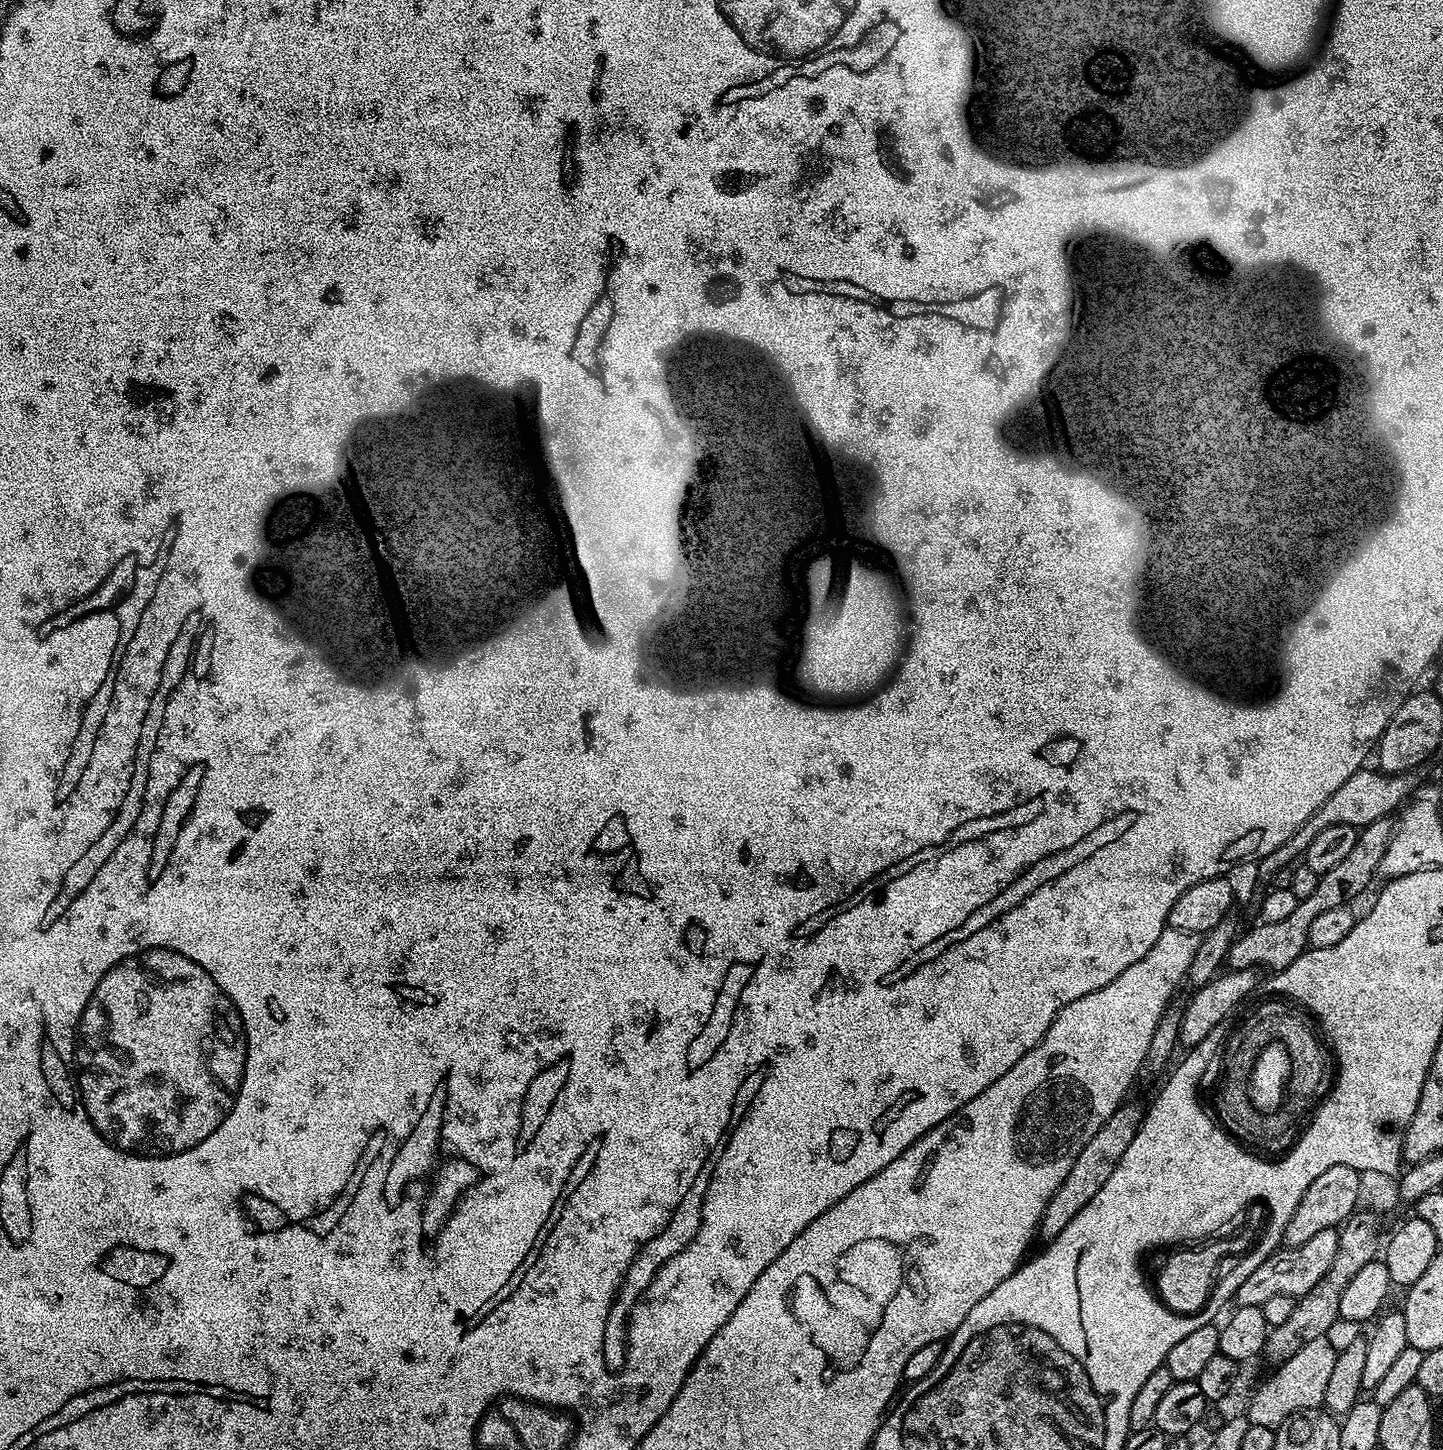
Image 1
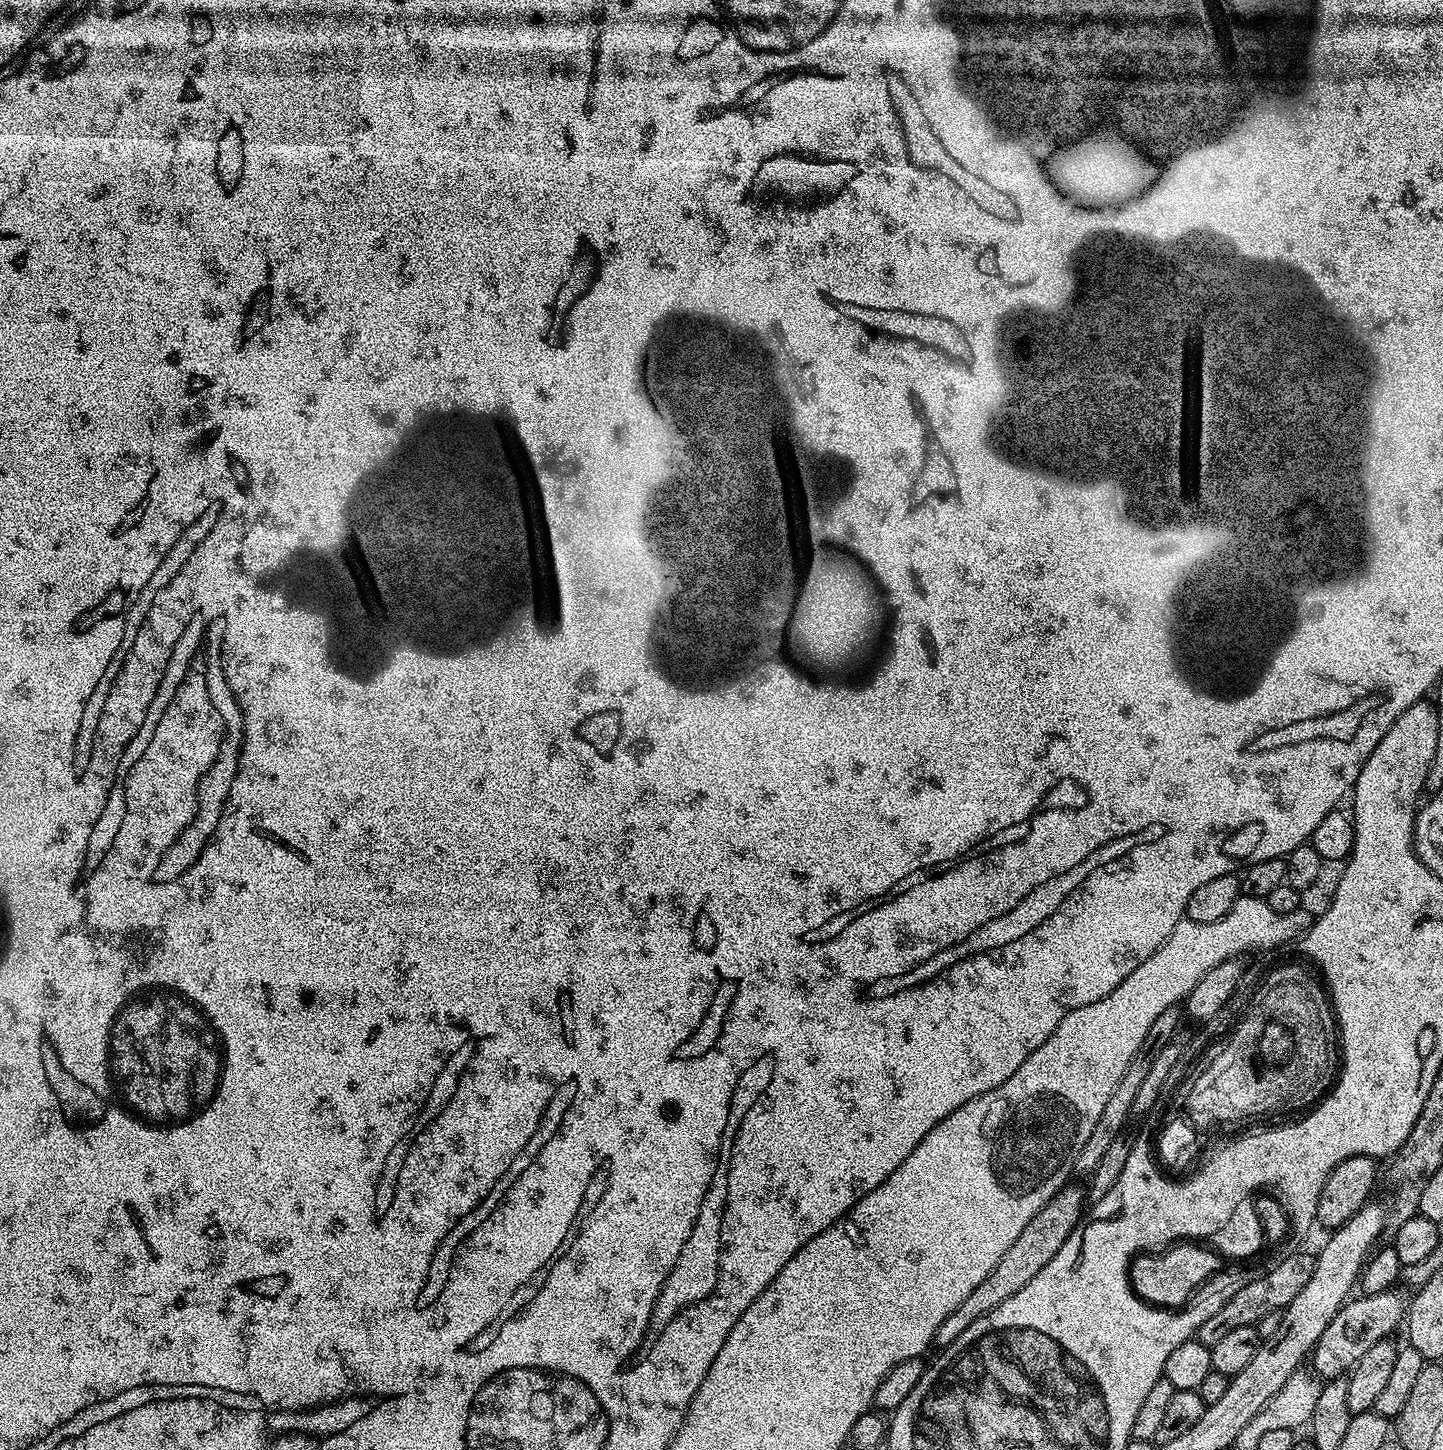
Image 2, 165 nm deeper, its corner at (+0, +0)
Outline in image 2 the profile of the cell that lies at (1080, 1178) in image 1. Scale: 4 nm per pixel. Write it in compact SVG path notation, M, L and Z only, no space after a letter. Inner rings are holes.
M1072 1187L1061 1188L1054 1194L1054 1198L1050 1198L1050 1202L1046 1202L1046 1206L1042 1206L1042 1210L1038 1210L1038 1214L1034 1218L1030 1218L1030 1222L1026 1222L1022 1234L1018 1234L1014 1246L1010 1246L1010 1250L1006 1250L1006 1254L1002 1254L998 1266L994 1266L992 1273L982 1282L978 1282L978 1286L974 1286L974 1291L963 1300L962 1306L957 1306L943 1320L942 1326L938 1326L936 1331L934 1344L937 1349L948 1348L950 1342L954 1342L954 1338L958 1338L958 1334L962 1334L962 1330L974 1326L974 1322L978 1322L978 1318L990 1314L990 1310L994 1310L994 1306L1002 1306L1002 1302L1006 1302L1006 1298L1014 1298L1014 1294L1018 1294L1018 1290L1022 1290L1022 1286L1026 1286L1026 1282L1030 1282L1030 1278L1034 1278L1034 1274L1038 1274L1038 1270L1042 1270L1042 1266L1046 1266L1046 1262L1050 1262L1050 1258L1054 1258L1058 1254L1058 1250L1062 1250L1062 1242L1066 1242L1066 1238L1070 1238L1070 1234L1081 1224L1082 1217L1086 1212L1085 1189Z

